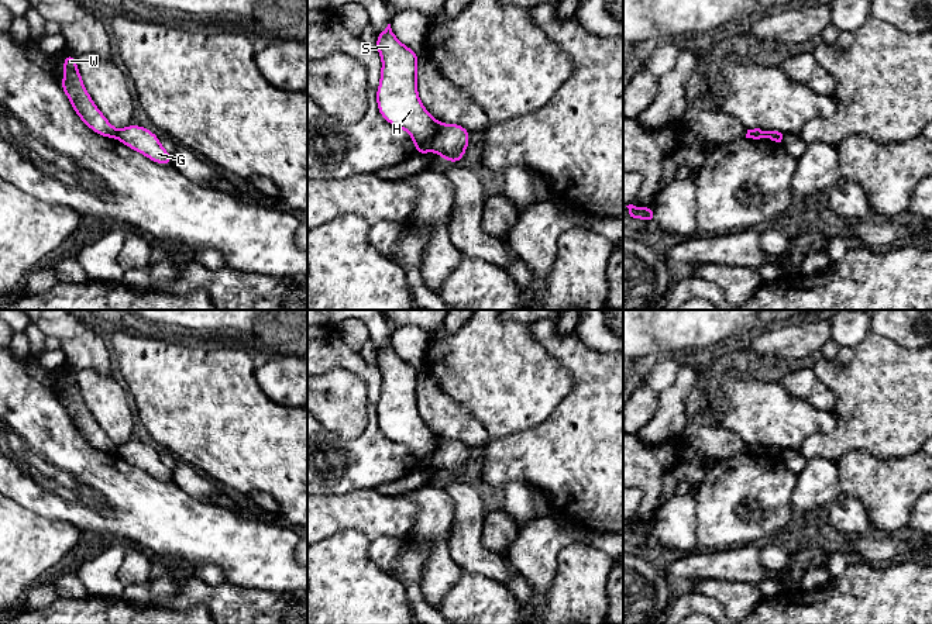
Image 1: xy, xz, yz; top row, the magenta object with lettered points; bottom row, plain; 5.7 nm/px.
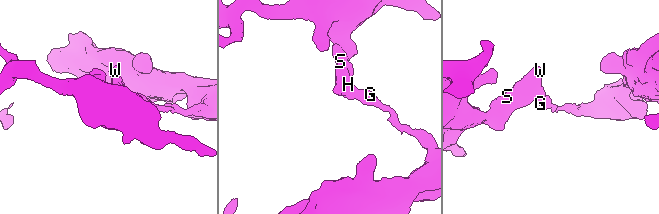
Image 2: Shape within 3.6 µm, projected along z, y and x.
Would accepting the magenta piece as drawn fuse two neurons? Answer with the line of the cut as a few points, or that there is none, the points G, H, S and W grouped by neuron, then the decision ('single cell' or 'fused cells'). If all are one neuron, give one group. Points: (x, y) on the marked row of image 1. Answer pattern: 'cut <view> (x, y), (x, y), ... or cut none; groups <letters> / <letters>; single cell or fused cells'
cut xz (439, 123), (429, 148); groups G / H S W; fused cells

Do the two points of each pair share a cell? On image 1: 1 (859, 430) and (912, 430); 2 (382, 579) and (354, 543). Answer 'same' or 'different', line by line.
1: same
2: same

